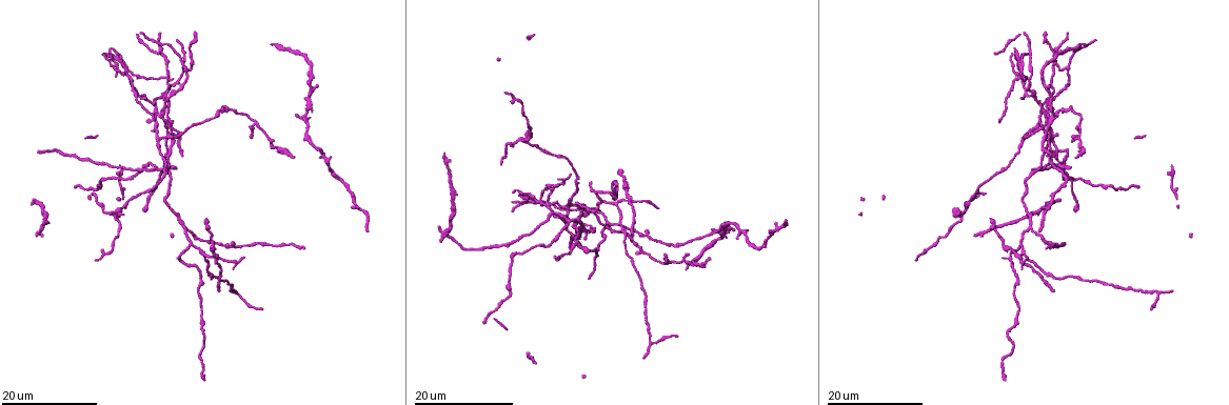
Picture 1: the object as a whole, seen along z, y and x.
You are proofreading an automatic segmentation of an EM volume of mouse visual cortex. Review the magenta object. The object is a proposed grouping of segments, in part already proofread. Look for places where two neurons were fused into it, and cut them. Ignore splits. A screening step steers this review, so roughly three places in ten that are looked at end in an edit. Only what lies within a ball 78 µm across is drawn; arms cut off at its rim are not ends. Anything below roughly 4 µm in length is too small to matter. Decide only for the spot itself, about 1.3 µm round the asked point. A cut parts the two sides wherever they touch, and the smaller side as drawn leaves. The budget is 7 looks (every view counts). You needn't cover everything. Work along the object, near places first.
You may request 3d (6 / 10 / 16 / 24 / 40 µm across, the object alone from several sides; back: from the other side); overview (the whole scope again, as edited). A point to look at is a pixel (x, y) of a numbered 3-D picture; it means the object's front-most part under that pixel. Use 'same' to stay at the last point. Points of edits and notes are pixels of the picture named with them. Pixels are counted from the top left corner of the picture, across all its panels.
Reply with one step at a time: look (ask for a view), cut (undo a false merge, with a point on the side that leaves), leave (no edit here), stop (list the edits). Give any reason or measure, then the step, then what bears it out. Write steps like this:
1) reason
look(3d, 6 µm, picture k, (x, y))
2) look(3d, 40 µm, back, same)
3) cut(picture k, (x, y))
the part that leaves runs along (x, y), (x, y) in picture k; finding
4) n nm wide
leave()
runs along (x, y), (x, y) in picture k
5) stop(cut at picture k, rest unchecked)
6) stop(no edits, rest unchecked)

four arms meet
look(3d, 24 µm, picture 1, (960, 215))

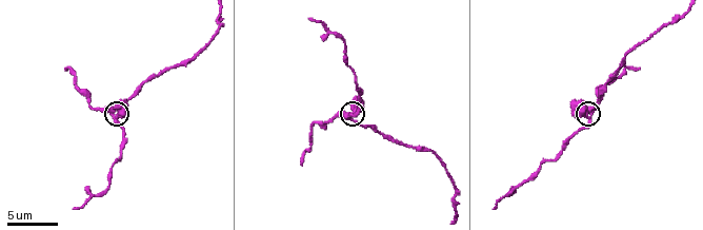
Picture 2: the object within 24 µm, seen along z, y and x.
closer look
look(3d, 6 µm, picture 2, (348, 116))

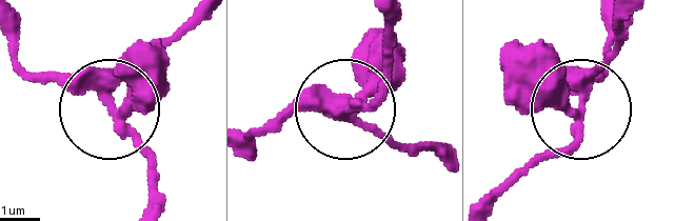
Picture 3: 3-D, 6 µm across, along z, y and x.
leave()
runs along (433, 156), (392, 145), (349, 112), (292, 112), (255, 128) in picture 3; one neuron here

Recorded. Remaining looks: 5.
sudden change in width
look(3d, 24 µm, picture 1, (561, 232))

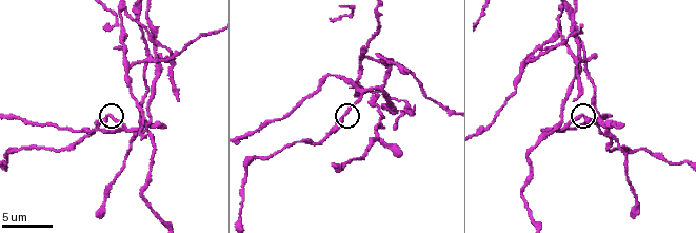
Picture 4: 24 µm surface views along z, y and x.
look(3d, 10 µm, picture 4, (346, 113))

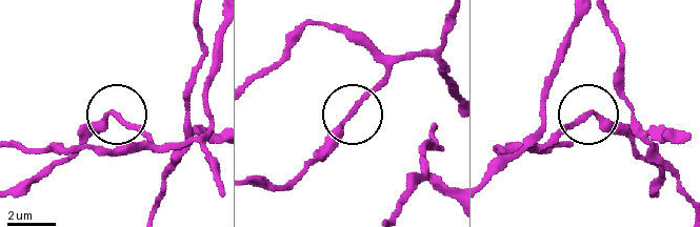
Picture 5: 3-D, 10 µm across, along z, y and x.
leave()
runs along (452, 85), (435, 60), (405, 60), (311, 164) in picture 5; one neuron here

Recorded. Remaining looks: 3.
look(3d, 16 µm, picture 1, (180, 255))

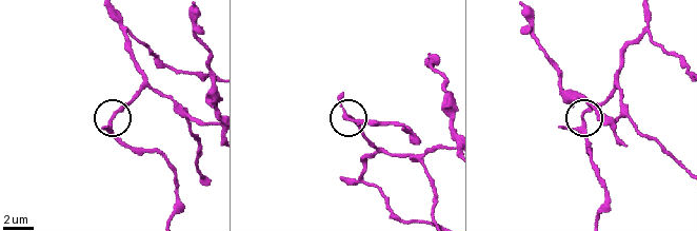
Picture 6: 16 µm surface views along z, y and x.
look(3d, 10 µm, picture 6, (109, 122))

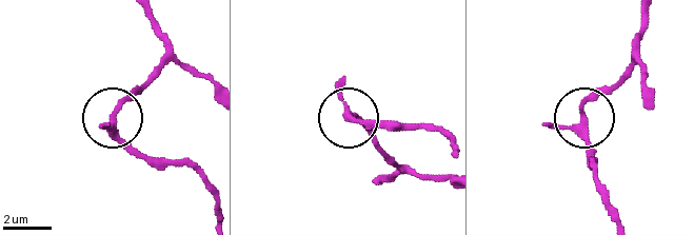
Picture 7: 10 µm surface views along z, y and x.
220 nm wide
leave()
one neuron here

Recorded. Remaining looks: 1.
stop(no edits, rest unchecked)

